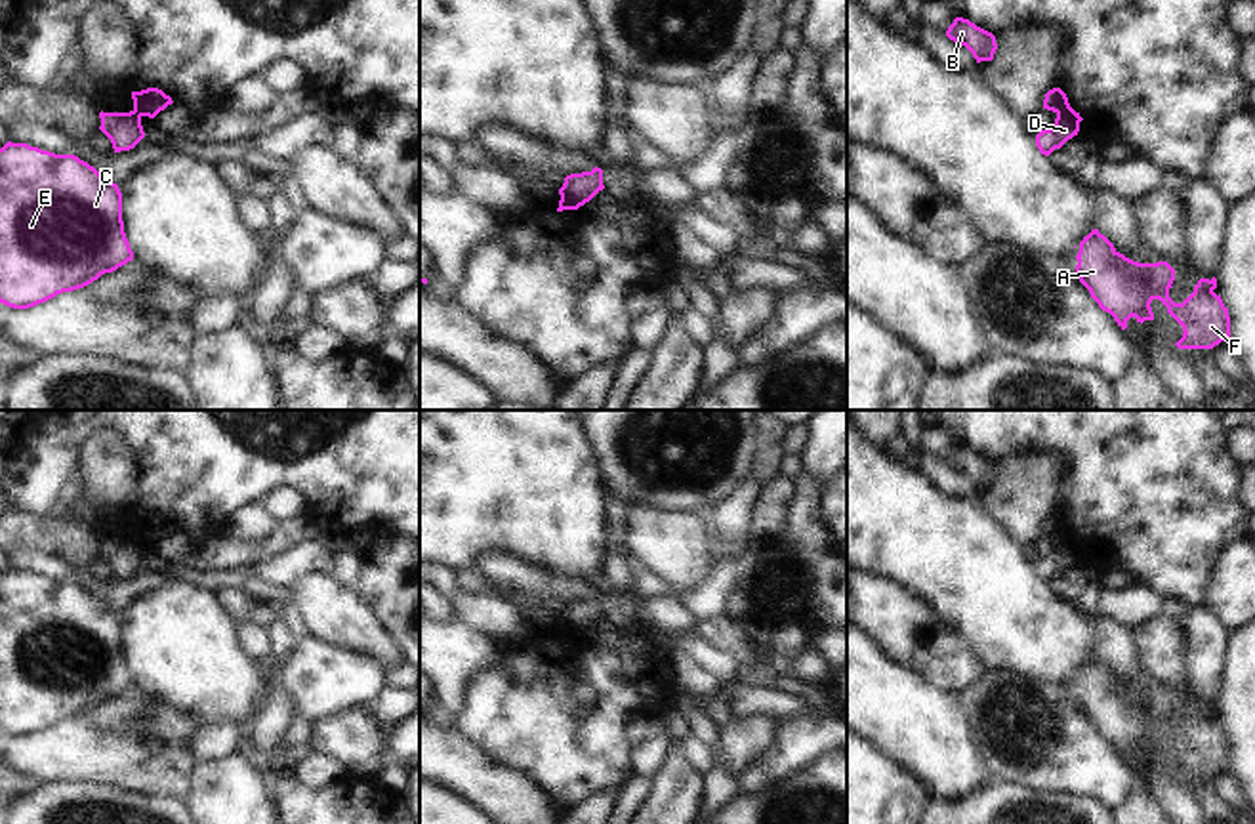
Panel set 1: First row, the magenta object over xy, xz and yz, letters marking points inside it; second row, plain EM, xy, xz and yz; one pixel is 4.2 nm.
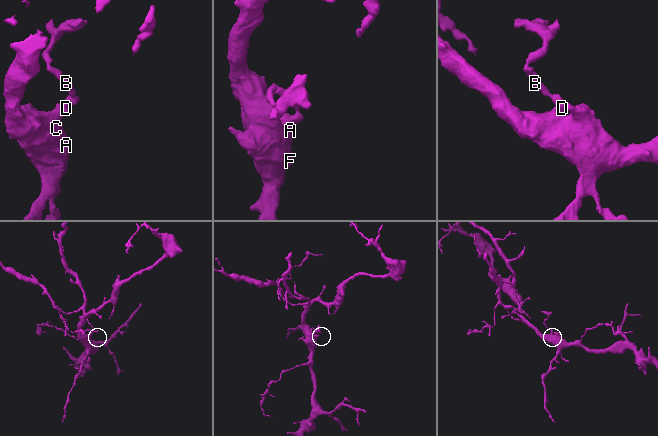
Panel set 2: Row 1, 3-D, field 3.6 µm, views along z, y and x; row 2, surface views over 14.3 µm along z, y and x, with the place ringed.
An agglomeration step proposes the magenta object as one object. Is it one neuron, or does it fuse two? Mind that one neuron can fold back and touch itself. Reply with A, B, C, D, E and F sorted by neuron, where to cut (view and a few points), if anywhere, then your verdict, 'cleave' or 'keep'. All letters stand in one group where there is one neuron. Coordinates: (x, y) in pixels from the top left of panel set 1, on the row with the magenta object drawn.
groups A C D E F / B; cut yz (1070, 107), (1057, 113); cleave

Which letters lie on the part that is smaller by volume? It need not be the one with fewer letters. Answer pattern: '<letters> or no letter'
B

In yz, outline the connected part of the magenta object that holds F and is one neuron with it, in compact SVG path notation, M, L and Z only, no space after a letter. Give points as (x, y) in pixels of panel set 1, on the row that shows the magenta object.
M1093 229L1087 237L1083 237L1078 248L1076 275L1080 282L1089 290L1099 307L1114 317L1121 330L1127 328L1127 320L1131 317L1135 317L1141 324L1144 320L1154 320L1150 303L1160 299L1167 307L1167 313L1183 326L1184 334L1175 343L1179 349L1213 349L1221 341L1230 343L1230 317L1221 296L1213 292L1217 288L1215 277L1211 280L1200 278L1194 292L1183 303L1175 303L1169 298L1175 269L1167 261L1133 261L1120 254L1114 244L1099 233L1099 229Z

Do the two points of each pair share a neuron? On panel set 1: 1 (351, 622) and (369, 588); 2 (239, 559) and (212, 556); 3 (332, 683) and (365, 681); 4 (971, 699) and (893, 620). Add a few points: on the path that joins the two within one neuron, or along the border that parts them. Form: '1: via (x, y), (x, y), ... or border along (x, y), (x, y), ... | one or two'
1: border along (353, 592), (369, 605), (390, 636) | two
2: via (233, 556), (218, 556) | one
3: via (340, 681), (357, 681) | one
4: border along (985, 670), (960, 693) | two

